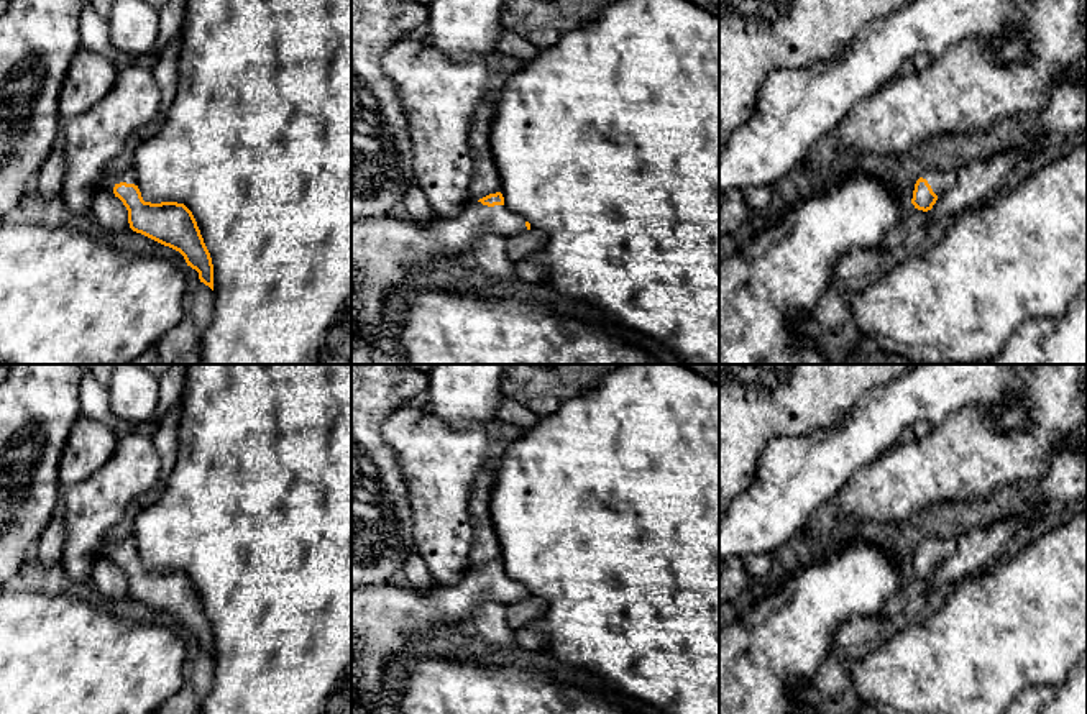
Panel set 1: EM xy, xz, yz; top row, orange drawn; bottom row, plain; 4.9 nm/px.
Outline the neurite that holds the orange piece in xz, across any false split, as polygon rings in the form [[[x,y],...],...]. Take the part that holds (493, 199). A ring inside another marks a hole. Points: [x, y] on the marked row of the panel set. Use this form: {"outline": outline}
{"outline": [[[501,192],[470,200],[466,210],[456,218],[438,217],[429,225],[417,225],[391,215],[351,218],[351,341],[363,341],[373,351],[376,335],[391,333],[391,322],[383,312],[384,297],[392,291],[404,289],[412,271],[427,269],[443,256],[470,251],[481,235],[512,236],[527,230],[530,230],[530,223],[504,205]]]}

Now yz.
{"outline": [[[929,169],[915,184],[911,204],[928,212],[936,200],[957,184],[957,169]]]}

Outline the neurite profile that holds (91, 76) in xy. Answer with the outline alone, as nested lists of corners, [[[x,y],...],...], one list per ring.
[[[80,48],[74,56],[59,98],[61,120],[79,117],[99,103],[113,87],[118,67],[112,57]]]

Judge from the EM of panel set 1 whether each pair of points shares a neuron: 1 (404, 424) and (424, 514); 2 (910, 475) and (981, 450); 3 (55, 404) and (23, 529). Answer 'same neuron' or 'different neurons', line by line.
1: same neuron
2: same neuron
3: same neuron

